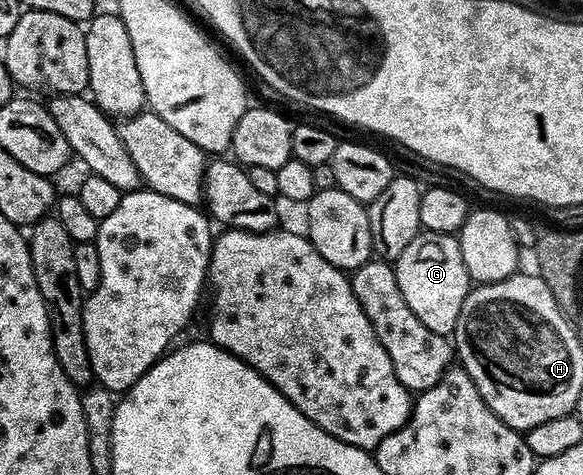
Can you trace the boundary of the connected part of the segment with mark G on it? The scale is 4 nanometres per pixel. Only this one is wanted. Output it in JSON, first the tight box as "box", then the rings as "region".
{"box":[393,233,473,335],"region":[[[420,233],[419,237],[413,240],[413,244],[409,244],[409,248],[405,248],[405,252],[401,252],[401,256],[394,259],[393,265],[397,276],[397,288],[405,304],[413,308],[413,316],[417,316],[417,320],[421,320],[421,324],[425,324],[429,332],[454,335],[457,316],[461,316],[461,304],[465,304],[465,296],[473,288],[471,277],[465,268],[465,260],[461,260],[458,237],[454,234]]]}

